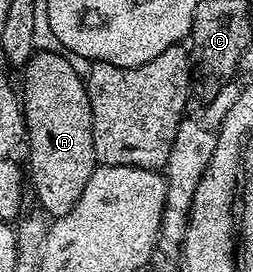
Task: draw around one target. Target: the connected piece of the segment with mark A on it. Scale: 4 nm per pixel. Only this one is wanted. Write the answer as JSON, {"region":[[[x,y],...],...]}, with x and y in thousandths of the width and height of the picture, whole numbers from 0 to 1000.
{"region":[[[146,188],[119,213],[119,228],[95,239],[87,254],[95,276],[95,338],[87,324],[87,408],[95,415],[95,463],[103,474],[103,544],[111,529],[111,618],[103,603],[103,647],[119,665],[119,691],[142,702],[142,721],[158,732],[154,761],[170,768],[194,798],[233,801],[277,787],[277,772],[292,772],[292,743],[308,743],[308,728],[324,728],[324,699],[340,699],[340,669],[356,669],[356,640],[372,640],[372,625],[387,610],[379,570],[372,566],[372,493],[364,489],[364,408],[356,404],[356,360],[348,357],[348,316],[336,283],[316,279],[281,243],[281,228],[265,202],[233,191],[166,191]]]}

